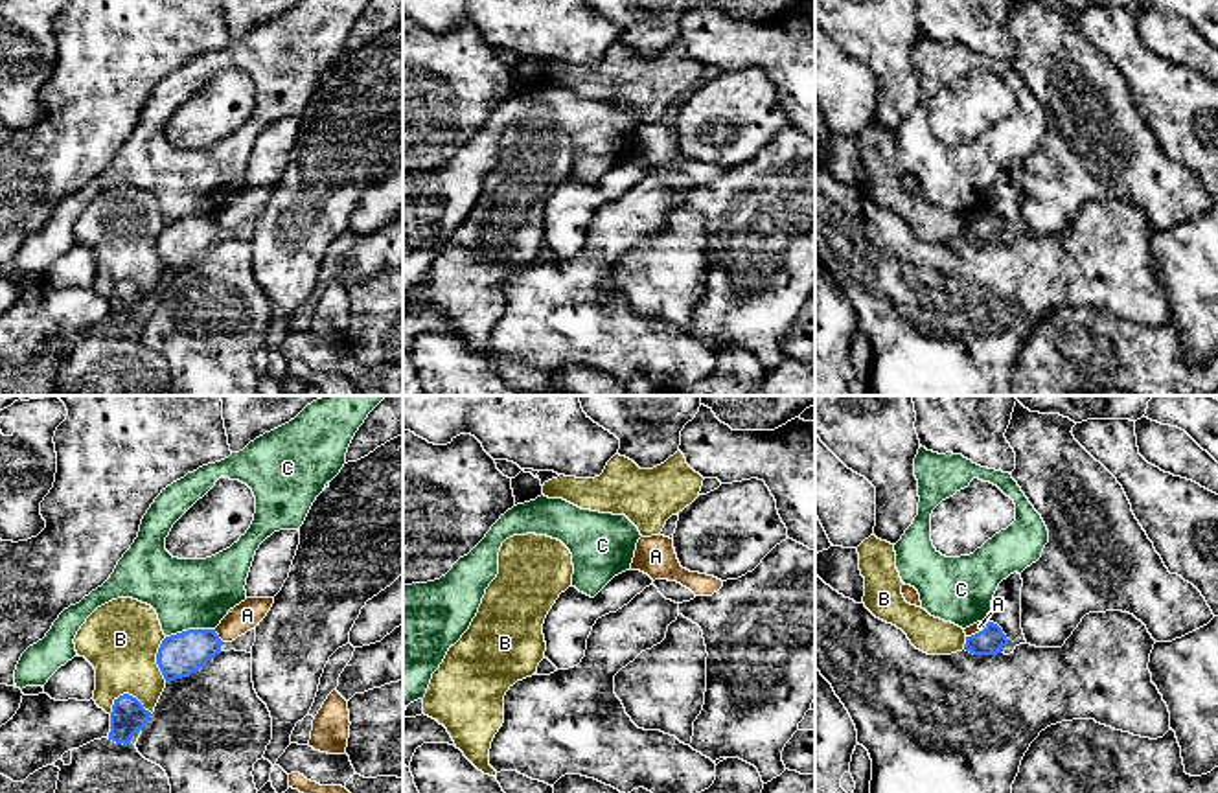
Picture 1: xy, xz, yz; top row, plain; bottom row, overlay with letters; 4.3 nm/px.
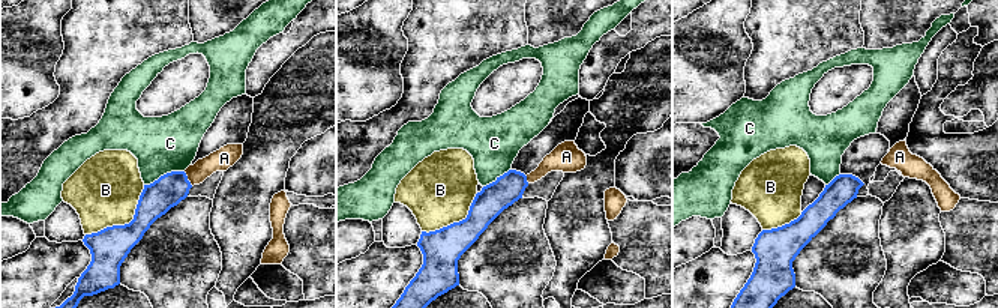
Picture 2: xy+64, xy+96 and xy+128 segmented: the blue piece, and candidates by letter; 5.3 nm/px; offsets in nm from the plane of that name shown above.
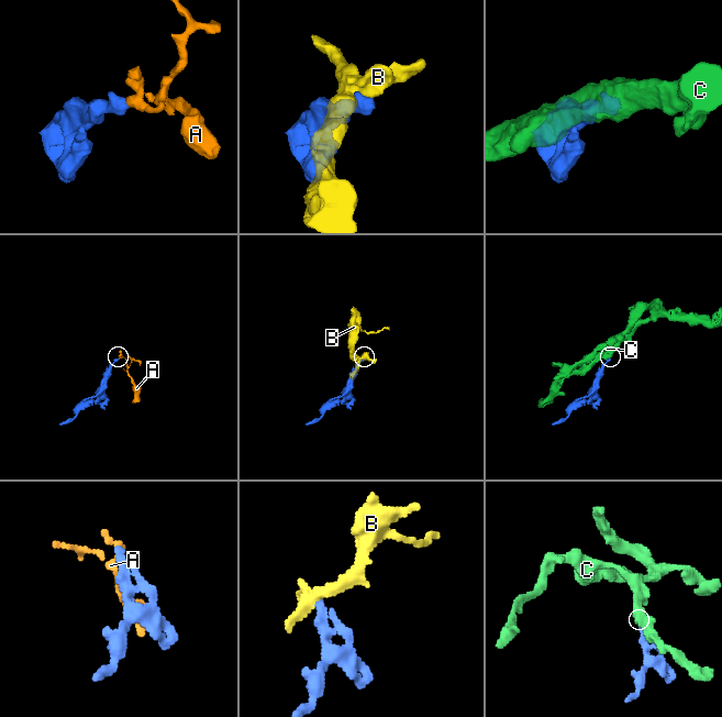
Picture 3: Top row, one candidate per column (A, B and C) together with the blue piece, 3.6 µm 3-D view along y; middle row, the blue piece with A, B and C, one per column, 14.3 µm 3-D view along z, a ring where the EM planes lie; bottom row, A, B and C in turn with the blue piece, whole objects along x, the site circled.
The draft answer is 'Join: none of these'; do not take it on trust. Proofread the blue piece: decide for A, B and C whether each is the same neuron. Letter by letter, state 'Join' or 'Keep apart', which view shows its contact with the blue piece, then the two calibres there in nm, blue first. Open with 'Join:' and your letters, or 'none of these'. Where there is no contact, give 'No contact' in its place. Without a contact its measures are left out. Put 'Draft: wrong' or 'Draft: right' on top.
Draft: right
Join: none of these
A: Keep apart. Touches blue in yz. Thickness 120 nm (blue) against 50 nm
B: Keep apart. Touches blue in xy. Thickness 150 nm (blue) against 340 nm
C: Keep apart. Touches blue in xy. Thickness 190 nm (blue) against 300 nm

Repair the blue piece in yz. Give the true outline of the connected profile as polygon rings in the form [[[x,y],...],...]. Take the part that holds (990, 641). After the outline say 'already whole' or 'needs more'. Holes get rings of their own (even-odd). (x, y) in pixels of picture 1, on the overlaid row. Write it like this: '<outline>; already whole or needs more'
[[[988,622],[986,627],[971,637],[966,637],[964,649],[973,655],[997,655],[1008,644],[1003,629]]]; already whole

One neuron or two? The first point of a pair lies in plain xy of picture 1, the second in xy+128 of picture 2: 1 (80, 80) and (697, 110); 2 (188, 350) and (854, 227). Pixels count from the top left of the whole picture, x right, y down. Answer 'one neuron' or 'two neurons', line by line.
1: two neurons
2: one neuron

